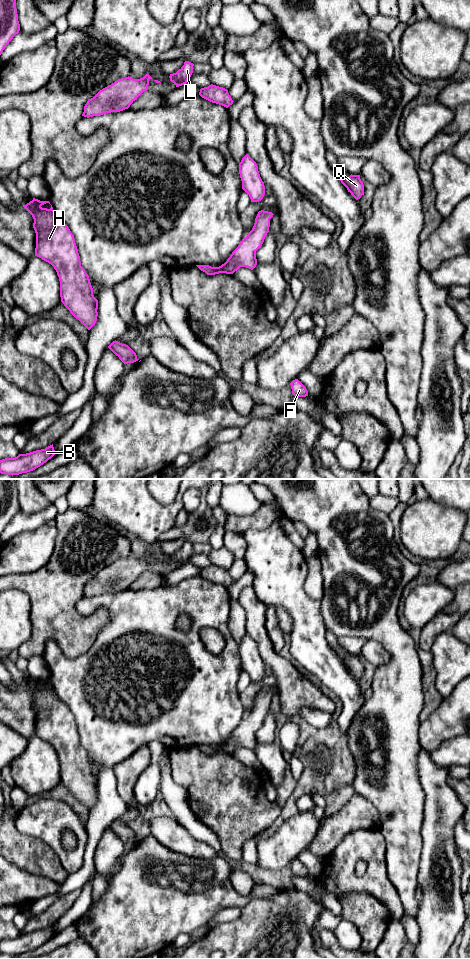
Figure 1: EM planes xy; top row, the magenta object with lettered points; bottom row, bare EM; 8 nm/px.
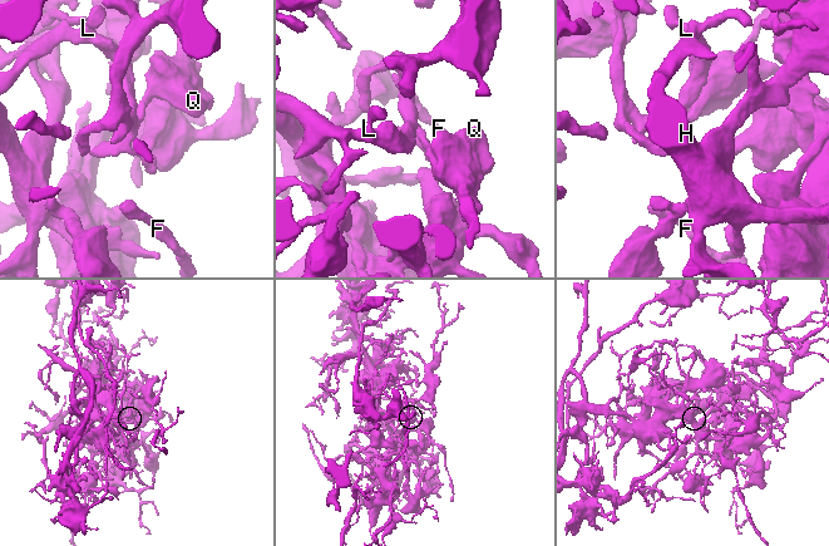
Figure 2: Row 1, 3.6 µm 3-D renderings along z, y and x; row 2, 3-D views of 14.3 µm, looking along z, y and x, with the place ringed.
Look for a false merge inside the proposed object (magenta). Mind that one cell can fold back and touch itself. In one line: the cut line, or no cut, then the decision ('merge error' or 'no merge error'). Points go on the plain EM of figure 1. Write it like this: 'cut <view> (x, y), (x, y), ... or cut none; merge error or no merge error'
cut none; no merge error

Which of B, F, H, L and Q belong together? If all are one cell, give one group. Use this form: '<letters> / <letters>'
B F H L Q

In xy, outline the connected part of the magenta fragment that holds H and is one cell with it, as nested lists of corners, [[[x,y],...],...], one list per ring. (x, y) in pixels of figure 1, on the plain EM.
[[[33,678],[23,685],[34,699],[33,708],[36,713],[35,736],[51,744],[60,761],[61,782],[88,810],[97,801],[98,780],[93,775],[93,768],[85,749],[81,746],[80,736],[73,714],[53,690],[49,681]]]

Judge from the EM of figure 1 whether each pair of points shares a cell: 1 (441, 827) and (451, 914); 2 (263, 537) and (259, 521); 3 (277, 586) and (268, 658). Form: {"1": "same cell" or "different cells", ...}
{"1": "same cell", "2": "different cells", "3": "different cells"}

